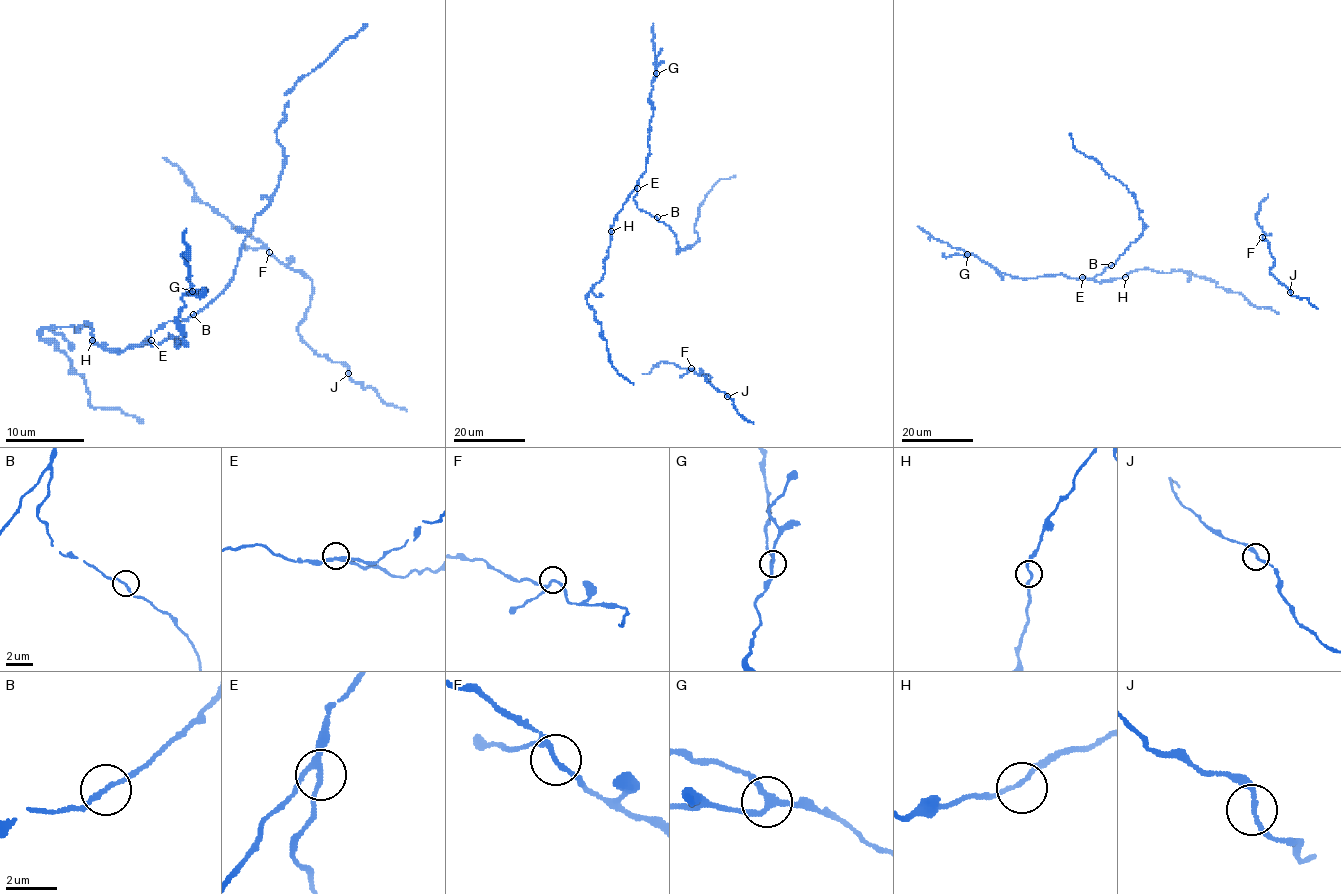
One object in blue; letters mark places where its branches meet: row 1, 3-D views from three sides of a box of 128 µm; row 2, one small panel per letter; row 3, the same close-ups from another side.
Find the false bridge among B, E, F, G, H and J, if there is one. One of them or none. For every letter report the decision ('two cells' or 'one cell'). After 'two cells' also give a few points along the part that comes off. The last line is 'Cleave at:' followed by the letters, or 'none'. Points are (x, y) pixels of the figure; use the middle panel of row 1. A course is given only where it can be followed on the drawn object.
B: one cell
E: one cell
F: one cell
G: one cell
H: one cell
J: one cell
Cleave at: none

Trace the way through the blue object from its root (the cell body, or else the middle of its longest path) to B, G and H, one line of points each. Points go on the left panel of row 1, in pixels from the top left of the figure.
B: (78, 333), (86, 323), (94, 342), (121, 352), (149, 342), (143, 344), (151, 331), (168, 321), (194, 315)
G: (78, 333), (86, 323), (94, 342), (119, 352), (168, 335), (180, 344), (176, 319), (192, 291)
H: (78, 333), (80, 327), (86, 323), (90, 325), (92, 340)

